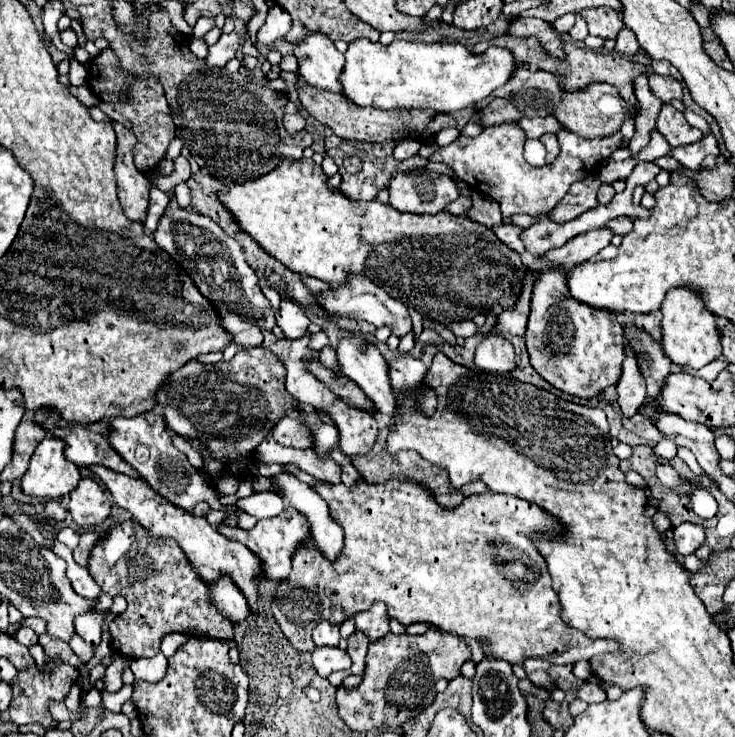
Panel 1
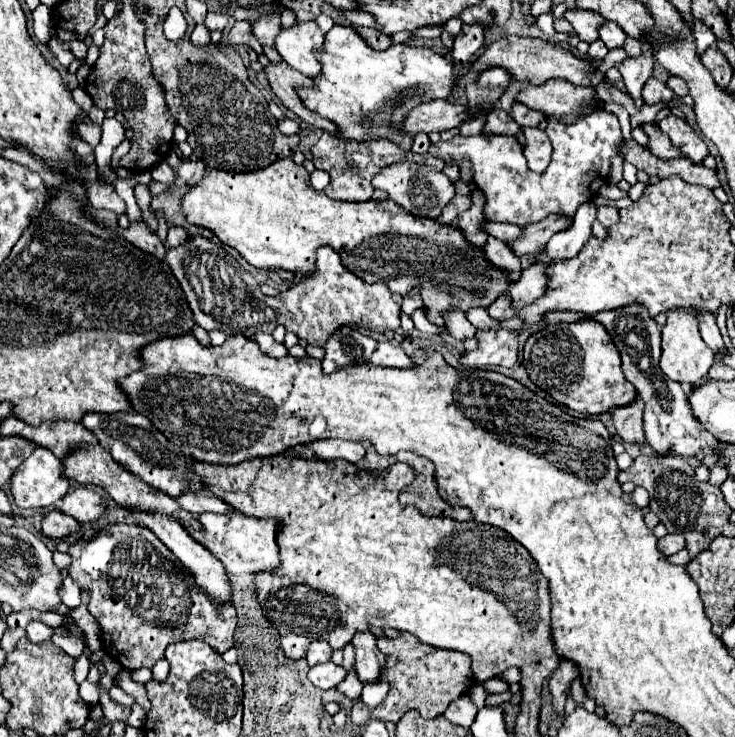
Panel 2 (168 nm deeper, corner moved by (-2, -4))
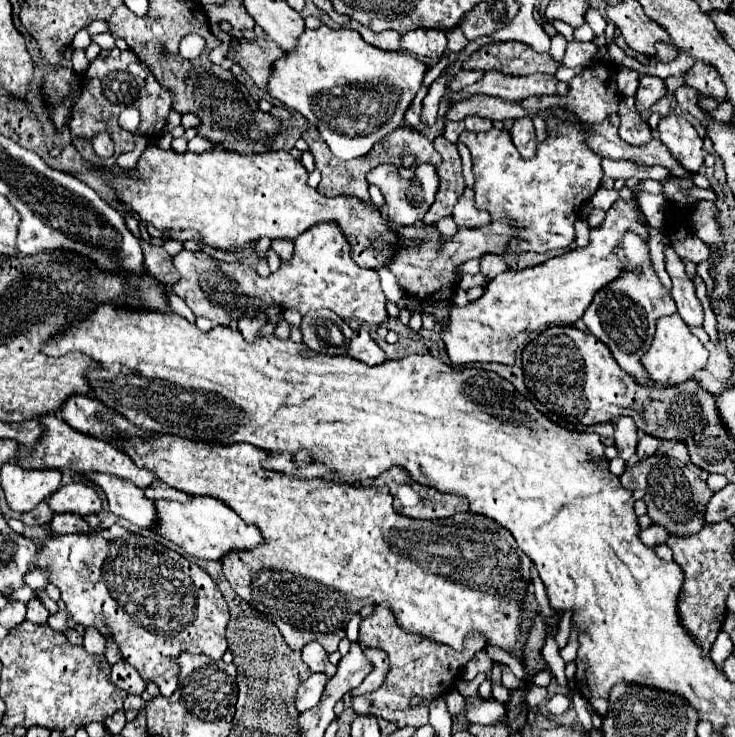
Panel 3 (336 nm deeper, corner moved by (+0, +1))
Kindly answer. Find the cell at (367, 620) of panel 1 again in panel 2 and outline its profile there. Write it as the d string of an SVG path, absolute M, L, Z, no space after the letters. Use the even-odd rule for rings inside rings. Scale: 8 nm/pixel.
M357 632L353 636L353 646L355 646L355 670L361 682L377 682L379 672L385 664L385 658L381 650L377 648L377 636L371 632Z

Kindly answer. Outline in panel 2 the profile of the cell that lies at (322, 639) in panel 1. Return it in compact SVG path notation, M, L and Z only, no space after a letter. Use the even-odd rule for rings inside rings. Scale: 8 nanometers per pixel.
M313 642L309 646L309 652L307 652L305 658L307 658L309 666L315 666L315 664L321 664L321 662L329 662L331 654L333 654L333 648L327 642Z

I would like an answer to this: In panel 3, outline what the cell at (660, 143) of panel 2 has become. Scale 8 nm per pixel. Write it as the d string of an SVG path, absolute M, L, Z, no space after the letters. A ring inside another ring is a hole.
M623 97L619 105L619 137L625 139L629 145L643 145L651 141L651 129L647 121L641 117L641 113L635 109L633 97Z

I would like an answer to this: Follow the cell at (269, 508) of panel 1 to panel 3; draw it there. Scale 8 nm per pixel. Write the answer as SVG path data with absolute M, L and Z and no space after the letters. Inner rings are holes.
M159 481L151 483L151 487L145 489L145 497L147 499L175 499L175 501L187 501L189 499L189 495L185 495L177 489L171 489L171 487L167 487L165 483L159 483Z

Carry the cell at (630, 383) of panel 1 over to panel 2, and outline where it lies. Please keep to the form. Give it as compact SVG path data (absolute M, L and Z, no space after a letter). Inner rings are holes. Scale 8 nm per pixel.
M637 394L633 402L629 402L625 406L617 406L613 410L613 424L617 428L617 434L623 440L627 440L627 442L643 442L645 440L643 420L641 420L643 406L645 406L645 402Z

